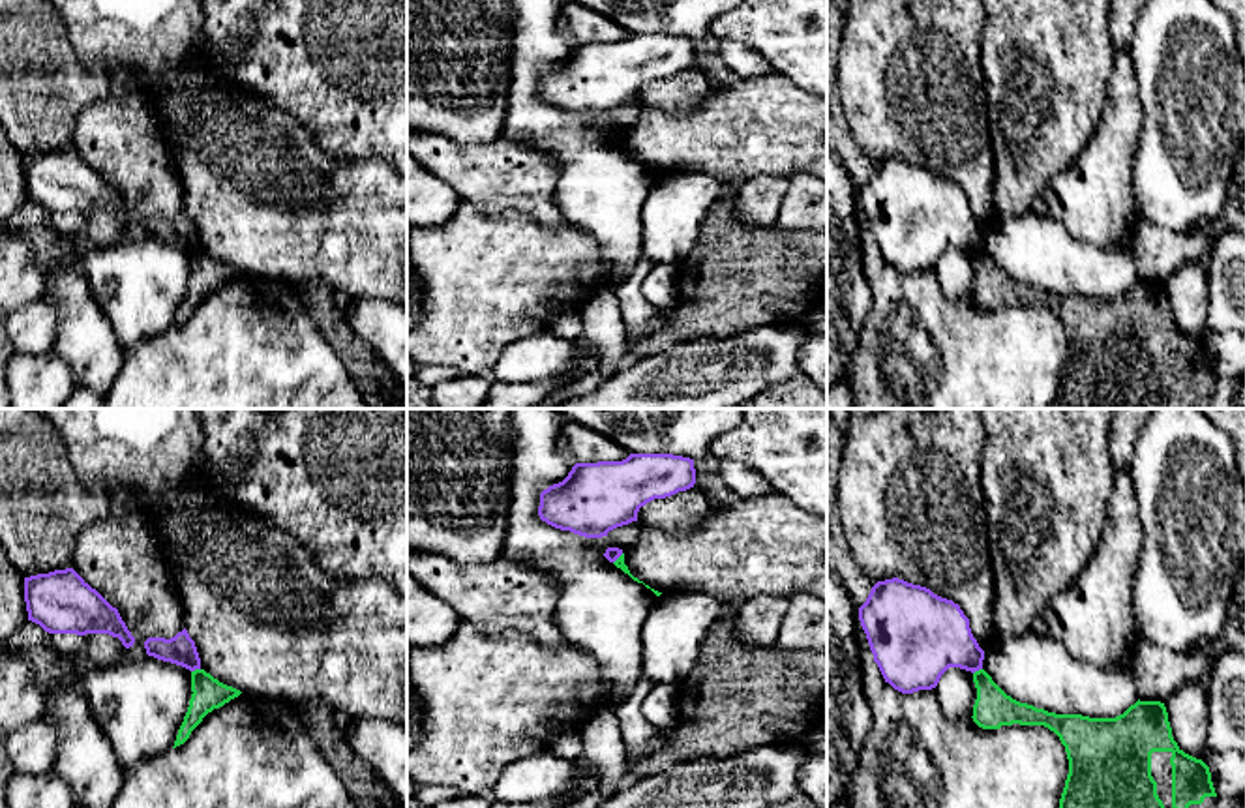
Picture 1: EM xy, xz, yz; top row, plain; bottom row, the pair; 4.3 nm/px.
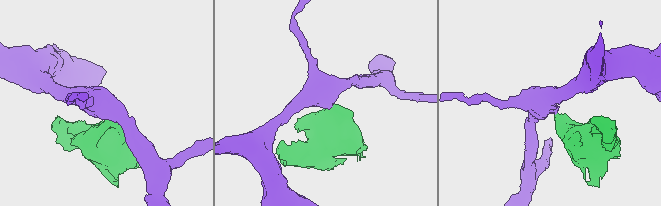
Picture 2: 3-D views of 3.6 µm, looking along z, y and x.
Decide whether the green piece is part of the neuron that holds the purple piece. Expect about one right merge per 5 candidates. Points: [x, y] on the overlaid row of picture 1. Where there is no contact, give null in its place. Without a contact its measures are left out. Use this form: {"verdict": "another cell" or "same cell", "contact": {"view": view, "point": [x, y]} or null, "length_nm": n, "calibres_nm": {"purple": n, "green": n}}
{"verdict": "another cell", "contact": {"view": "xy", "point": [195, 668]}, "length_nm": 40, "calibres_nm": {"purple": 130, "green": 140}}

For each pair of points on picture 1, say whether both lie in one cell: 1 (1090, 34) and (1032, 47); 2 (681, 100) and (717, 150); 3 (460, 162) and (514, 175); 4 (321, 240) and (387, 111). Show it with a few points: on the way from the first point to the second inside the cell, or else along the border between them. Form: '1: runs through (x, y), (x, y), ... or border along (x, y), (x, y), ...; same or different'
1: runs through (1075, 34), (1056, 34), (1047, 44); same
2: border along (711, 89), (694, 107), (683, 113), (645, 107); different
3: runs through (473, 171), (501, 175); same
4: border along (319, 147), (338, 160), (381, 158), (387, 164); different

